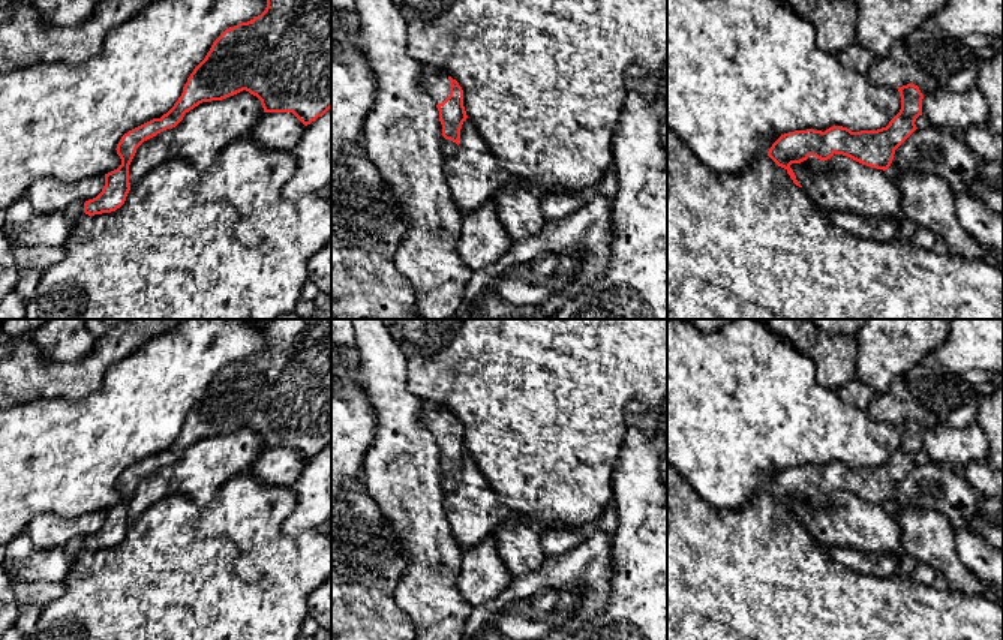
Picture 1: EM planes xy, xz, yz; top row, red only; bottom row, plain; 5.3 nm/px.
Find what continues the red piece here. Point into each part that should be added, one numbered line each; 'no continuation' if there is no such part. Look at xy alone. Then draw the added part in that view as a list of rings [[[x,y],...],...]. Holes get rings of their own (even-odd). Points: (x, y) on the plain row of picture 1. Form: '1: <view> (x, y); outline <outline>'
1: xy (75, 546); outline [[[72,538],[67,544],[64,544],[64,553],[69,556],[70,562],[75,564],[79,553],[84,550],[84,538]]]

